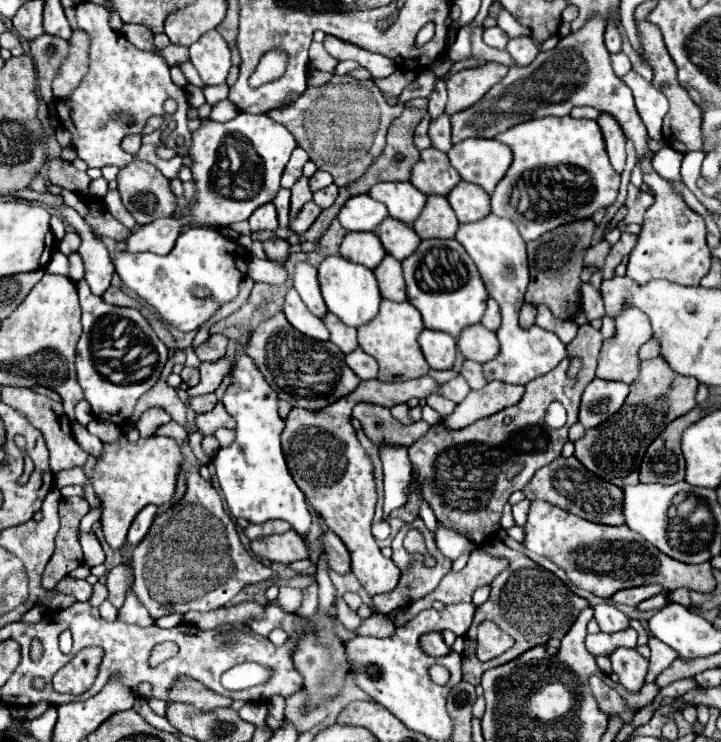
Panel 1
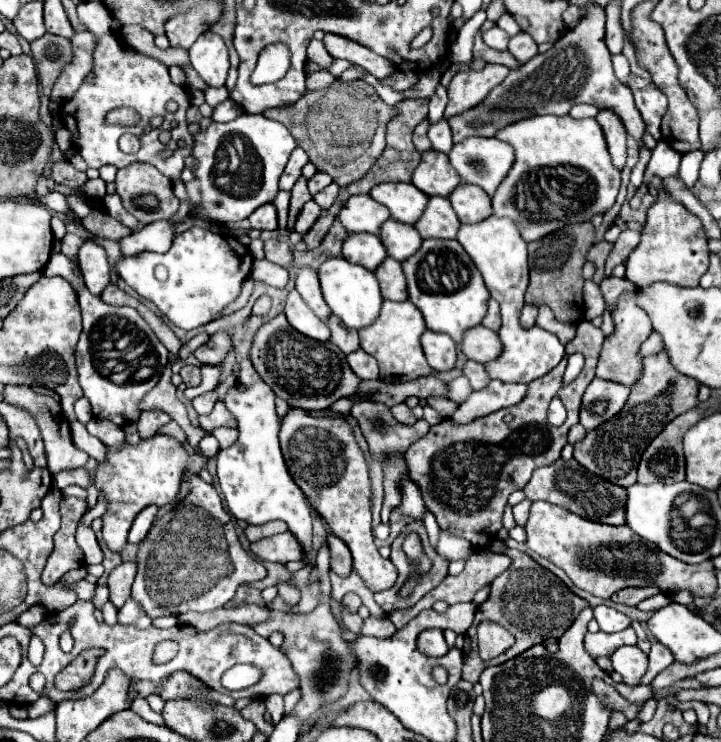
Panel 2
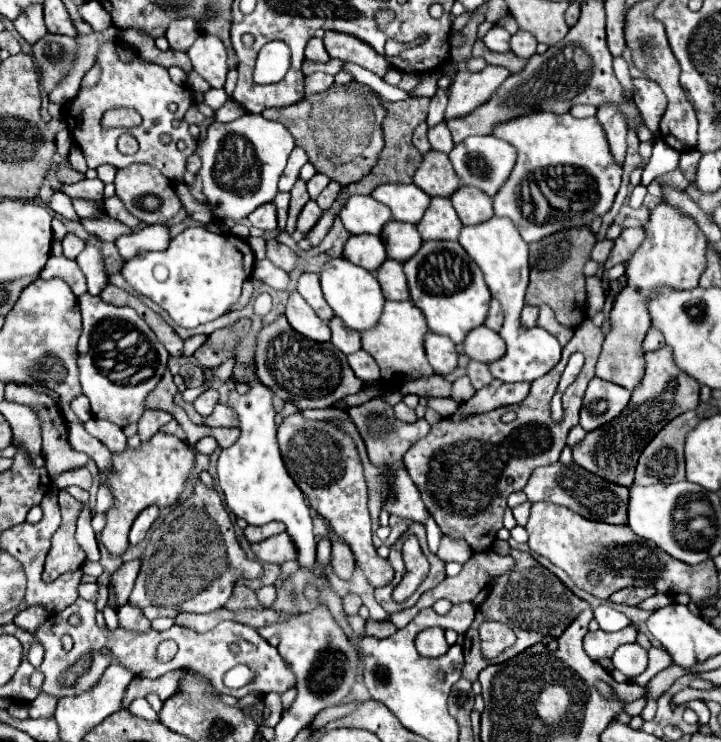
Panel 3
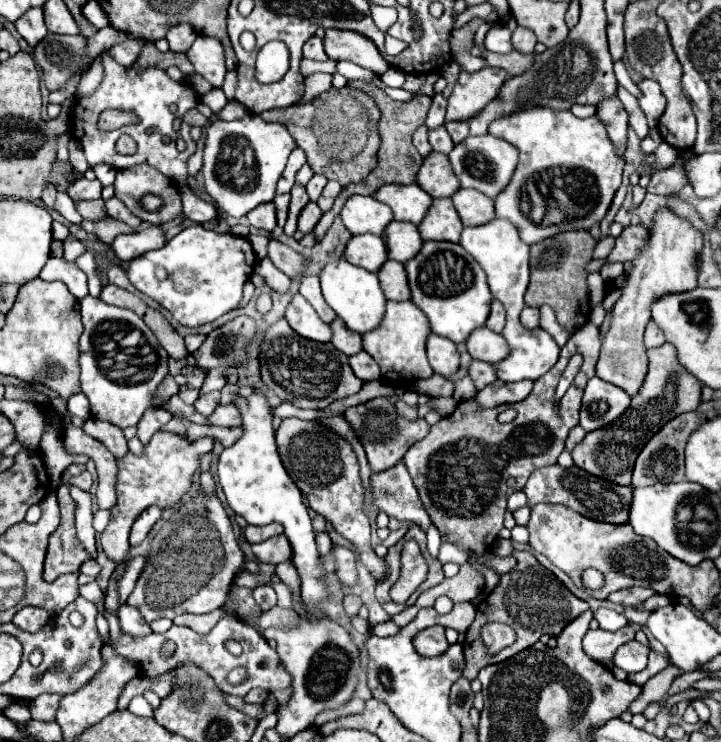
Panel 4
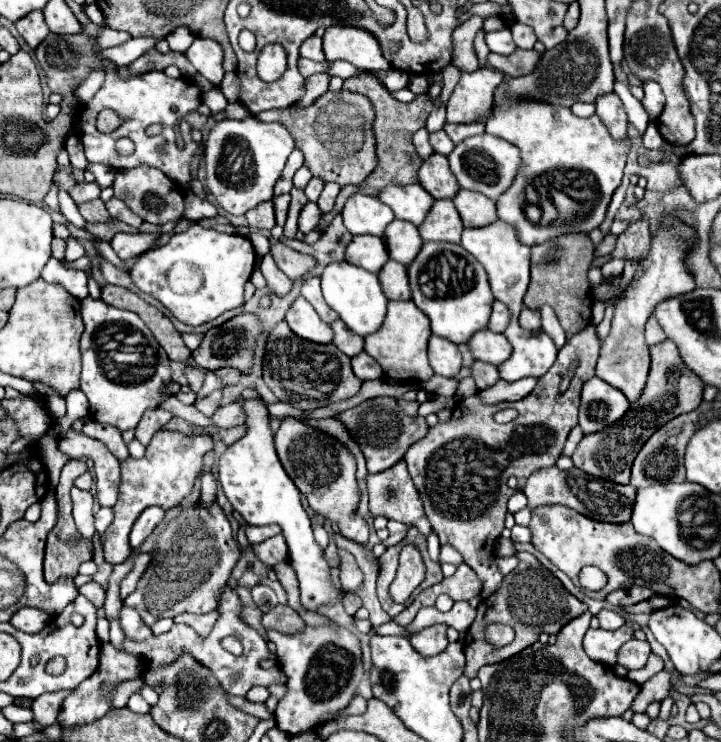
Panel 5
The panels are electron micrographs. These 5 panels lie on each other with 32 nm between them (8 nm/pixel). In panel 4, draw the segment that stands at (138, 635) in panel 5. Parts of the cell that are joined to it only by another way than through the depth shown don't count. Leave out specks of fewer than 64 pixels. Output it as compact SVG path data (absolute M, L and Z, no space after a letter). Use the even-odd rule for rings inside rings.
M124 604L120 610L118 610L118 620L120 620L120 628L134 636L134 638L144 638L148 634L152 634L150 626L144 622L144 618L140 616L140 612L128 604Z

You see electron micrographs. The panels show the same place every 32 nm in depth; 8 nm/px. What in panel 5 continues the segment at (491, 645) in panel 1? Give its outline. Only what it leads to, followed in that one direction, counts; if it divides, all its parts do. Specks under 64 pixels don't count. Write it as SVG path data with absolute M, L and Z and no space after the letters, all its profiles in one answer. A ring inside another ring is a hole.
M491 624L486 628L486 638L490 638L490 642L492 642L494 646L510 644L510 642L514 640L514 630L505 624Z

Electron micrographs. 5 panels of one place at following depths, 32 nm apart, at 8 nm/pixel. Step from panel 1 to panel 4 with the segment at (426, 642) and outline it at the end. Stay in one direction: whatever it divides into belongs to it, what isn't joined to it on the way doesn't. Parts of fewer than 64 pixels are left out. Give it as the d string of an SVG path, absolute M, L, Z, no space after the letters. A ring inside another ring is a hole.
M430 626L414 636L414 648L422 656L438 656L446 652L448 640L444 636L444 626Z

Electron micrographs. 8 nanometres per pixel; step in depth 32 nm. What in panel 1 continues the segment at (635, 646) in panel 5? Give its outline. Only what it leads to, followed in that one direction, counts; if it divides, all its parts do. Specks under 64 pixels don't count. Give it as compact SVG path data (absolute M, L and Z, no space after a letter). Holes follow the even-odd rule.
M618 648L612 656L612 670L620 676L620 684L628 690L638 690L644 684L648 660L636 648Z

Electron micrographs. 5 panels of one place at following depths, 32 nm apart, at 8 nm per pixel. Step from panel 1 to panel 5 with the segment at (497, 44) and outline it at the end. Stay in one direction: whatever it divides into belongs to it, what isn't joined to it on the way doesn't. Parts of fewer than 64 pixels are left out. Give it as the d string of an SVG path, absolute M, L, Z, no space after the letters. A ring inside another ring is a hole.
M504 28L500 32L488 32L486 44L488 44L490 52L502 54L502 56L508 56L508 54L512 54L516 50L516 44L514 44L512 34L510 34L508 28Z

